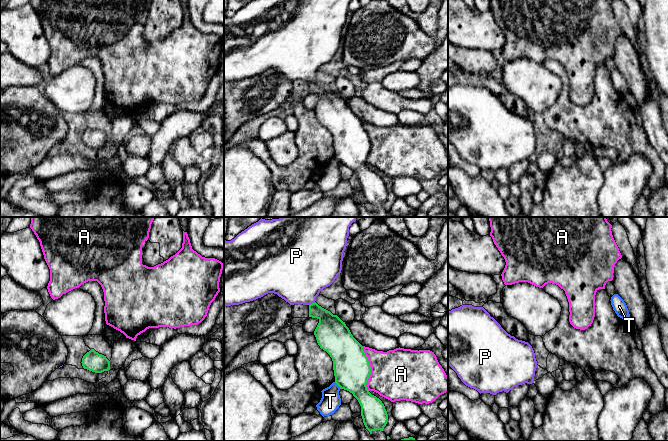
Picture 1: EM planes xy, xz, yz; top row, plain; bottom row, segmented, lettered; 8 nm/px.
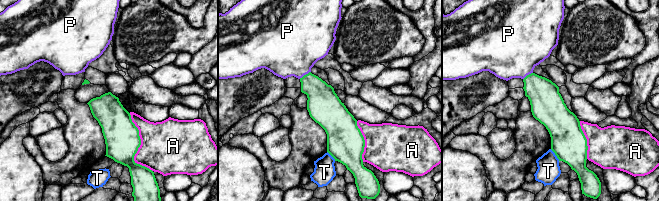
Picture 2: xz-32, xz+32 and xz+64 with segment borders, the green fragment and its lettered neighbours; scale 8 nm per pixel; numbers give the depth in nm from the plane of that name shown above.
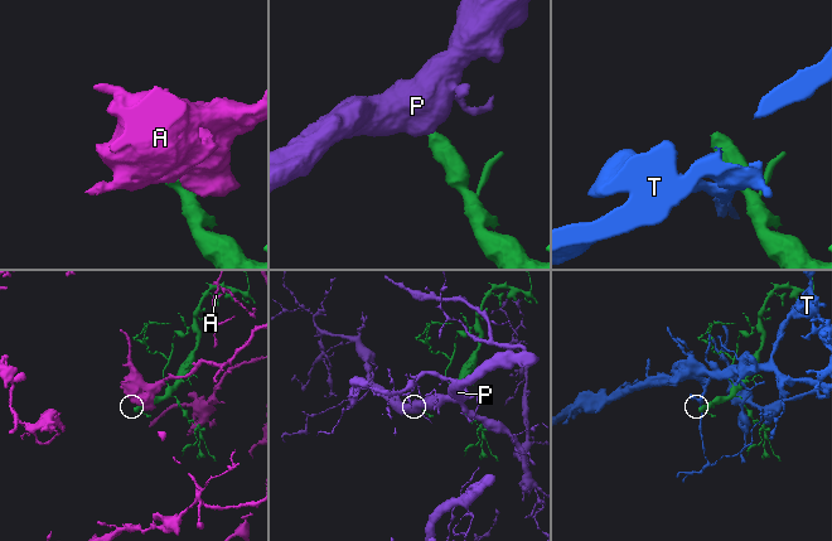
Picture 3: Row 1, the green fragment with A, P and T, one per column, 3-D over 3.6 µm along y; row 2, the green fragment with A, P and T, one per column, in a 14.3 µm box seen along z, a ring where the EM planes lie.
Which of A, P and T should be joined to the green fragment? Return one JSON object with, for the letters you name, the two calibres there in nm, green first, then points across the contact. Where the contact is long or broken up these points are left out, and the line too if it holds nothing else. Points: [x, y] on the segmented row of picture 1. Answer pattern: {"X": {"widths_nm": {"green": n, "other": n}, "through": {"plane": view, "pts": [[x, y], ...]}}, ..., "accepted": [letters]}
{"P": {"widths_nm": {"green": 220, "other": 440}, "through": {"plane": "xz", "pts": [[330, 328], [327, 320], [312, 303], [297, 276]]}}, "accepted": ["P"]}

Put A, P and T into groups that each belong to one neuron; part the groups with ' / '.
A / P / T

